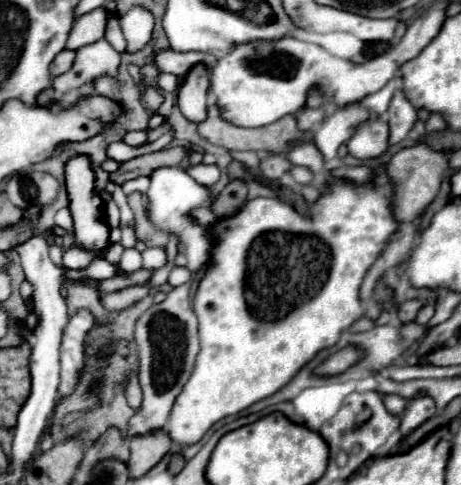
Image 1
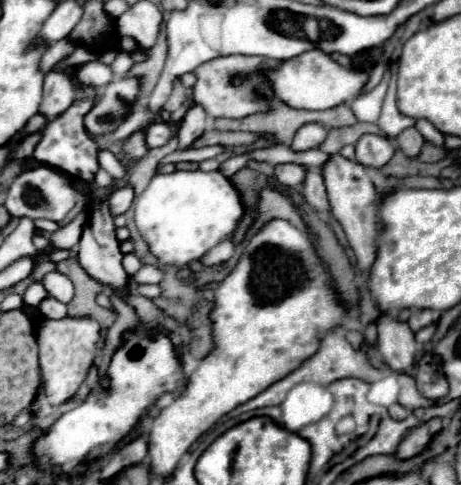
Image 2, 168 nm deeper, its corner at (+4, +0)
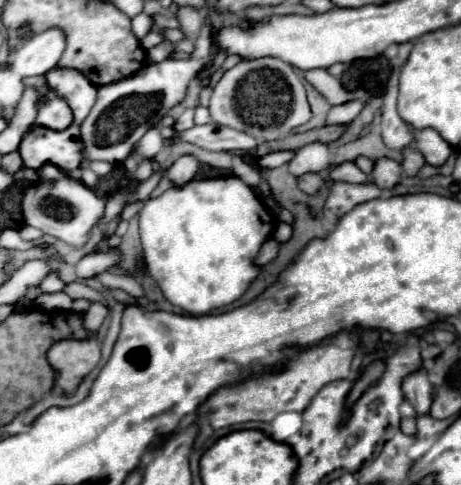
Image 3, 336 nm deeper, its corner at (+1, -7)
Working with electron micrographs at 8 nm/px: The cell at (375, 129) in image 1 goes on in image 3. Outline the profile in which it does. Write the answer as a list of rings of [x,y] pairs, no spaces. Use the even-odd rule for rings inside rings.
[[[382,158],[376,162],[376,168],[372,172],[372,182],[380,188],[380,190],[392,190],[402,178],[402,166],[394,160]]]

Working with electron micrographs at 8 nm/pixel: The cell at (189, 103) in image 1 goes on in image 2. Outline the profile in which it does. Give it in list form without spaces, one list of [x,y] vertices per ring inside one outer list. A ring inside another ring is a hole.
[[[193,103],[183,121],[179,123],[177,129],[177,137],[179,137],[179,149],[187,149],[203,131],[207,131],[211,127],[211,121],[207,117],[207,113],[203,113],[203,107],[199,103]]]

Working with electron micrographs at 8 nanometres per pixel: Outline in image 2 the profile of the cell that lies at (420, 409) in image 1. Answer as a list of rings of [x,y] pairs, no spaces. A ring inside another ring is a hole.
[[[433,417],[431,421],[419,425],[419,427],[413,427],[407,433],[407,437],[403,437],[403,441],[399,443],[399,449],[397,449],[395,455],[399,459],[409,459],[409,457],[417,455],[441,427],[443,427],[443,419],[441,417]]]

